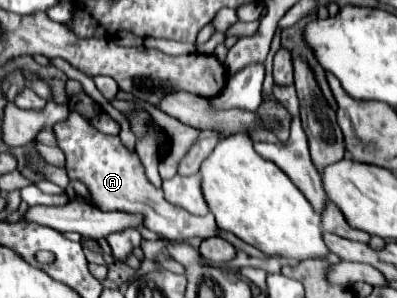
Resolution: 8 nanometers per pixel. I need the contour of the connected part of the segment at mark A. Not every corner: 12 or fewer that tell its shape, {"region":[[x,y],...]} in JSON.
{"region":[[81,113],[53,125],[69,179],[101,211],[167,239],[219,235],[149,183],[137,151]]}

